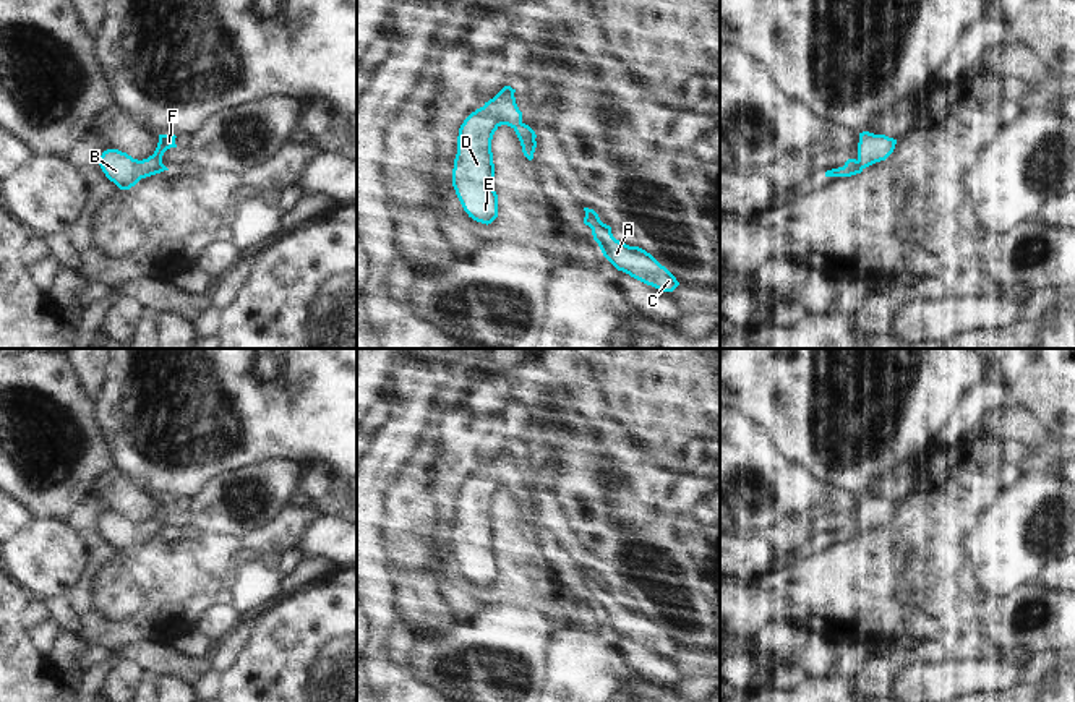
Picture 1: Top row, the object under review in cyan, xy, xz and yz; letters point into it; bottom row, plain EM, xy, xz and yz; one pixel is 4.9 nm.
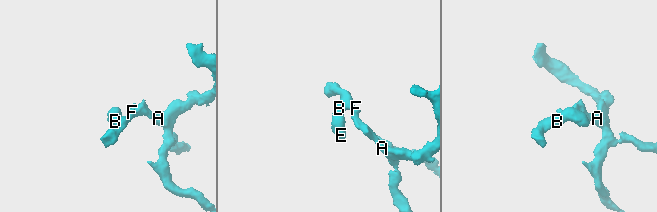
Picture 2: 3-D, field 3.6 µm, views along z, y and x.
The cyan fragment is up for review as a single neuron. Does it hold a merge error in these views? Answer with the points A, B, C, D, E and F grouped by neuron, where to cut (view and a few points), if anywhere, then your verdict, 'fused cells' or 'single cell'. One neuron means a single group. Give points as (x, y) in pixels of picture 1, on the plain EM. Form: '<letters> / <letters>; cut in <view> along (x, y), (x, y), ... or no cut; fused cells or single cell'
A B C D E F; no cut; single cell

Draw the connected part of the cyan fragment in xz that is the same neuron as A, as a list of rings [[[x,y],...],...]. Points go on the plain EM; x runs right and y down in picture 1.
[[[584,571],[584,587],[592,592],[593,603],[603,619],[618,632],[631,640],[663,655],[673,655],[679,645],[650,616],[639,610],[629,610],[616,603],[611,590],[603,587],[593,572]]]

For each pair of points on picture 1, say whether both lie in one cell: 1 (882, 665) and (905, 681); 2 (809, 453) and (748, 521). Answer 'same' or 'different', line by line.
1: different
2: different

